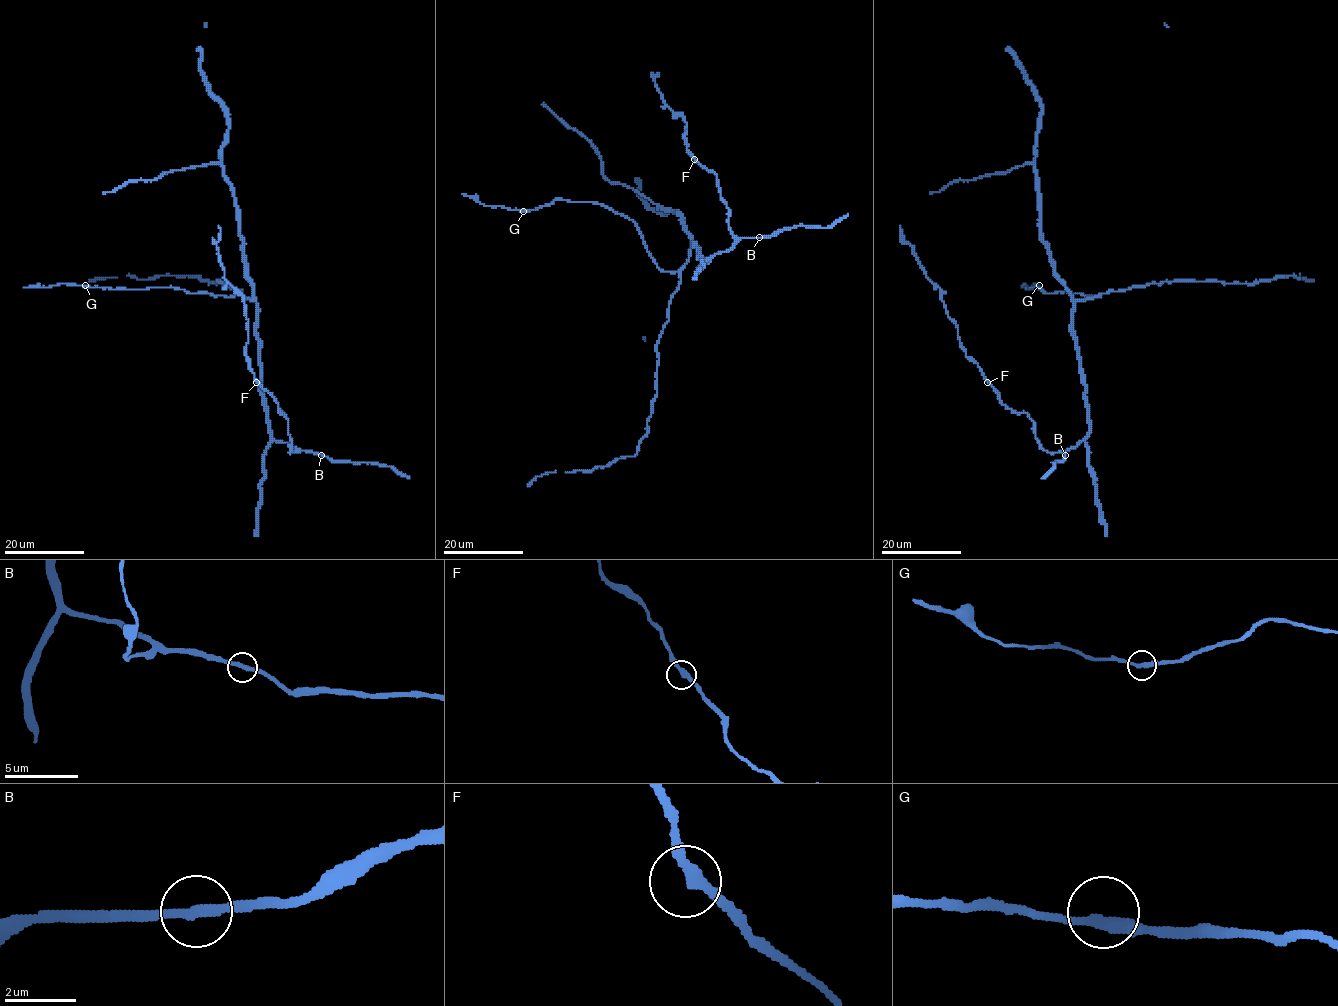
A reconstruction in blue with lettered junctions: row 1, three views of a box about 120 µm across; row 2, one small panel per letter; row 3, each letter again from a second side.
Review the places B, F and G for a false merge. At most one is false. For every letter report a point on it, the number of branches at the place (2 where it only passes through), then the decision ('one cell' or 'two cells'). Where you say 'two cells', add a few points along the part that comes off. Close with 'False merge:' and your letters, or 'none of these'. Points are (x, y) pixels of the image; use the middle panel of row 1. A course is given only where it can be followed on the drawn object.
B: (759, 237) | 2 | one cell
F: (694, 159) | 2 | one cell
G: (523, 211) | 2 | one cell
False merge: none of these

